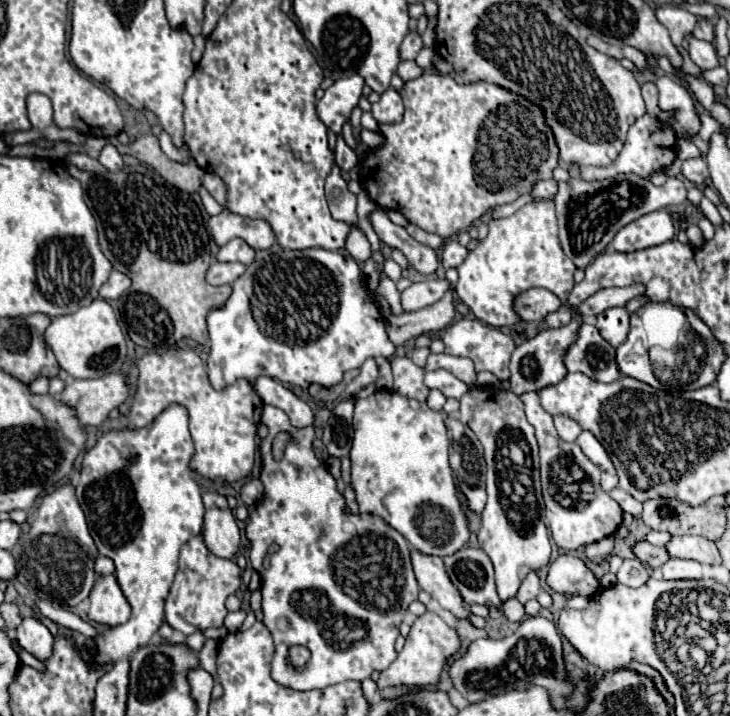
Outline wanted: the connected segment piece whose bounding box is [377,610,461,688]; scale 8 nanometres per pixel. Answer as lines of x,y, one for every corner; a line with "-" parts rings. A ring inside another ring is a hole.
425,612
421,616
415,618
415,622
411,624
411,632
405,638
405,646
399,652
397,660
385,670
381,672
381,678
377,682
379,688
387,688
387,686
417,686
417,688
425,688
425,686
435,686
439,684
441,672
445,668
445,662
457,654
457,650
461,648
461,638
455,632
455,628
451,628
443,618
439,618
435,612

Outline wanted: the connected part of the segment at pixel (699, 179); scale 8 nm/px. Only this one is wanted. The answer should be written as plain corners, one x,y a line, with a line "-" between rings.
693,158
693,160
683,160
683,166
681,166
681,174
691,180
693,184
703,184
709,176
709,168
707,168
707,162
705,158

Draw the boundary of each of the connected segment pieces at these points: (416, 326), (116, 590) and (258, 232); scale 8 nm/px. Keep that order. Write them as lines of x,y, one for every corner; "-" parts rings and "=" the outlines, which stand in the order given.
447,292
443,300
435,302
433,306
415,312
403,312
399,316
389,316
385,328
389,340
395,346
401,346
421,334
445,330
453,322
453,318
455,318
455,306
451,294
=
103,576
103,580
97,580
89,600
89,620
105,626
119,626
129,620
131,606
127,604
115,576
=
223,208
221,214
209,218
207,229
217,246
225,246
233,238
245,240
255,250
271,248
275,244
275,234
267,220
263,218
251,220
251,218
233,214
227,208

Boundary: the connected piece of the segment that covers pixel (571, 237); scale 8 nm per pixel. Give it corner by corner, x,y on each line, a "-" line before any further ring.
619,174
613,180
601,180
601,182
585,182
581,178
575,178
567,182
557,182
557,186
559,190
553,202
557,206
559,240
563,252
573,260
577,268
585,268
587,264
591,264
591,260
595,260
597,254
605,252
613,236
629,222
653,210
681,206
687,200
687,190
683,180
675,176
669,176
663,186
655,186
637,174

